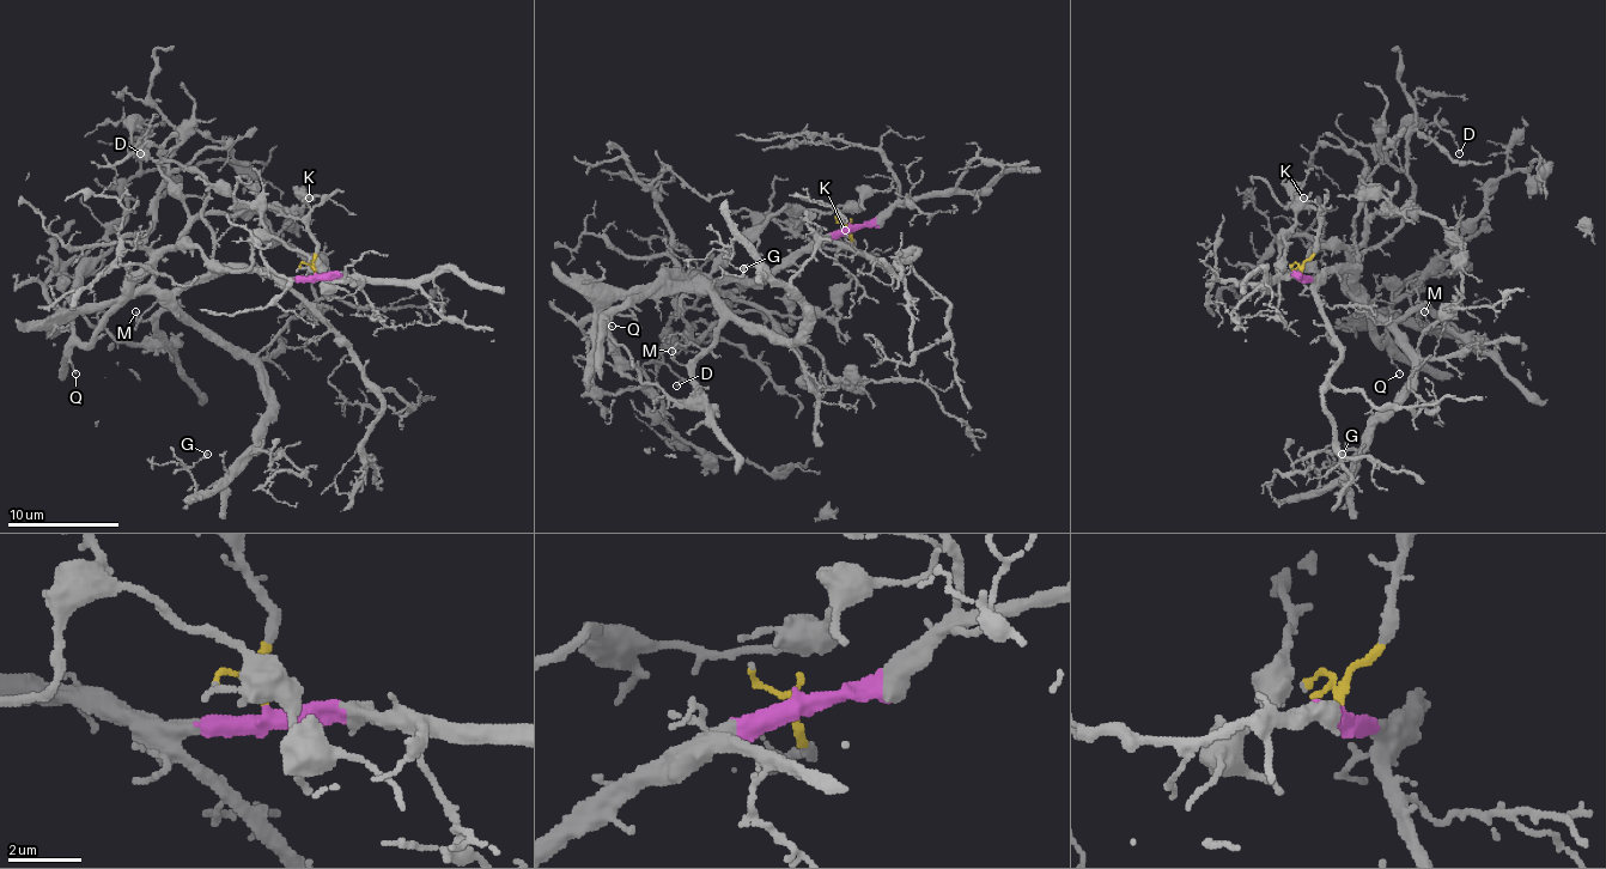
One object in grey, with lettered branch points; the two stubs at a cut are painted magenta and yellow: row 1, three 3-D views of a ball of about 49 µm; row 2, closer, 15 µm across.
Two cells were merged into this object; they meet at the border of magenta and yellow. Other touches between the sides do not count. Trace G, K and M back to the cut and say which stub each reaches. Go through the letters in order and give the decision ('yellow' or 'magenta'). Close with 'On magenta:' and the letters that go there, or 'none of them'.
G: magenta
K: yellow
M: magenta
On magenta: G, M

